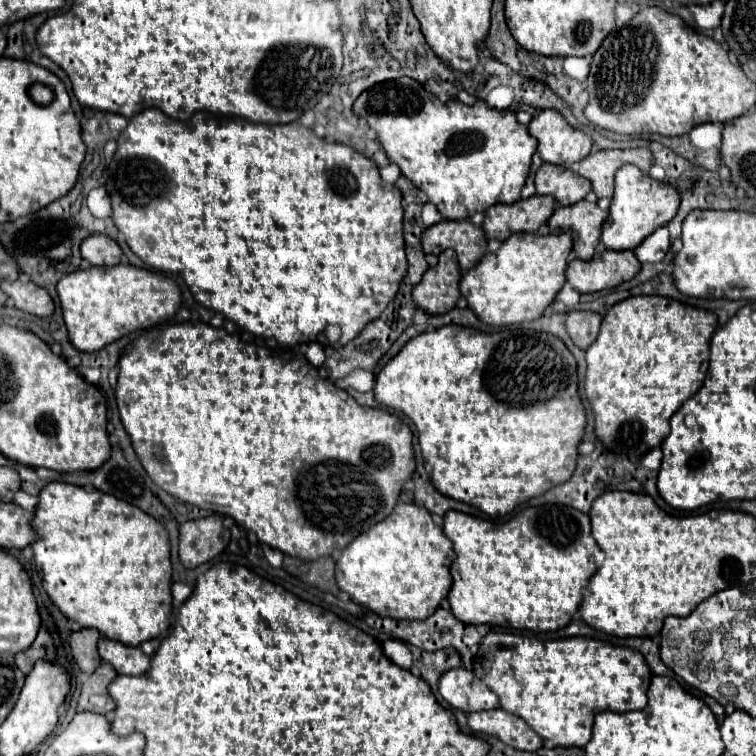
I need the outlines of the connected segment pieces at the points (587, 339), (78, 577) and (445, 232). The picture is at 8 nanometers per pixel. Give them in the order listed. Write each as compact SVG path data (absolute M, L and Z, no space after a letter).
M572 310L572 312L568 312L564 324L566 324L566 332L572 338L572 342L580 350L586 350L598 338L600 322L602 322L602 318L594 312Z
M50 482L38 496L30 526L38 534L38 540L30 544L34 566L42 572L44 590L50 600L66 618L84 628L96 628L102 636L118 640L124 646L140 646L168 630L168 614L172 610L170 544L166 530L152 516L112 494L88 492L66 482Z
M442 220L430 228L426 228L420 236L422 248L426 254L442 254L452 248L458 256L458 264L462 272L470 270L486 252L486 236L480 226L474 226L470 220L448 222Z

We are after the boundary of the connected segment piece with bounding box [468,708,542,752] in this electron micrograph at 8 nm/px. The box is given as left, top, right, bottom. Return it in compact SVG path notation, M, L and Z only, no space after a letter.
M500 708L468 714L468 726L472 732L496 736L498 740L516 750L534 752L542 746L540 736L536 736L536 732L532 732L532 728L528 728L524 720Z

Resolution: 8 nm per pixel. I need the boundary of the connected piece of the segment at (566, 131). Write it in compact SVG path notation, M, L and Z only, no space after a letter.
M542 110L528 124L528 132L538 140L538 152L544 162L570 168L590 154L592 140L572 128L556 110Z

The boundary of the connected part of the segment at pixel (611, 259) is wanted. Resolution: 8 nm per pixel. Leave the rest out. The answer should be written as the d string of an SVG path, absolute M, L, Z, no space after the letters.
M598 248L592 260L572 260L566 268L566 282L580 294L594 294L616 288L640 272L634 252L608 252Z

